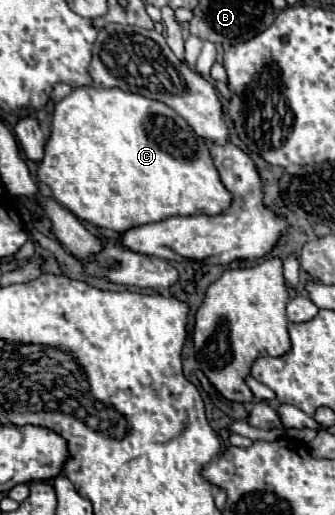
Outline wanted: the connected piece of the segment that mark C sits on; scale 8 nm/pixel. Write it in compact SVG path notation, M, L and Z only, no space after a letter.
M95 85L73 89L53 107L51 135L37 175L39 181L51 187L53 197L75 217L117 233L157 223L173 215L219 215L231 205L231 193L221 183L207 143L203 145L201 139L197 141L195 131L185 119L171 107L165 107L165 103Z

